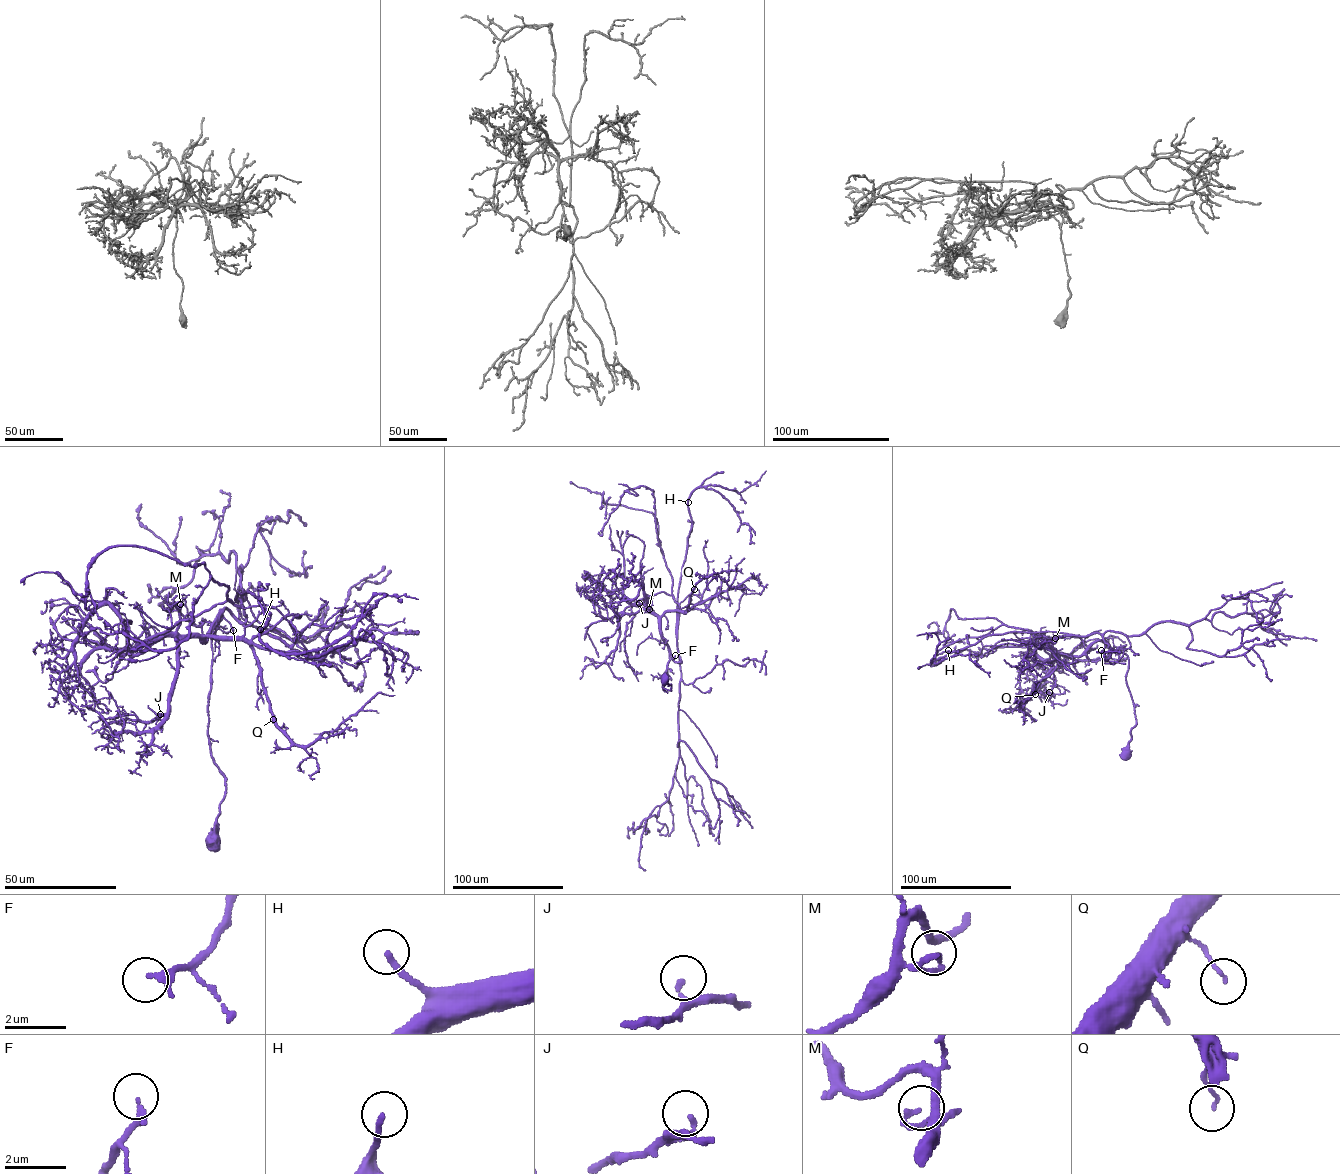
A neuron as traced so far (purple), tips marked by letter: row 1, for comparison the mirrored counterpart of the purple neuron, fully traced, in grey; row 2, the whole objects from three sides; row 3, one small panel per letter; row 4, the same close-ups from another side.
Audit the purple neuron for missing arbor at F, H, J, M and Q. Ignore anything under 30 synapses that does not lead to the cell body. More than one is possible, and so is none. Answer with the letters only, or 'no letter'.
H

